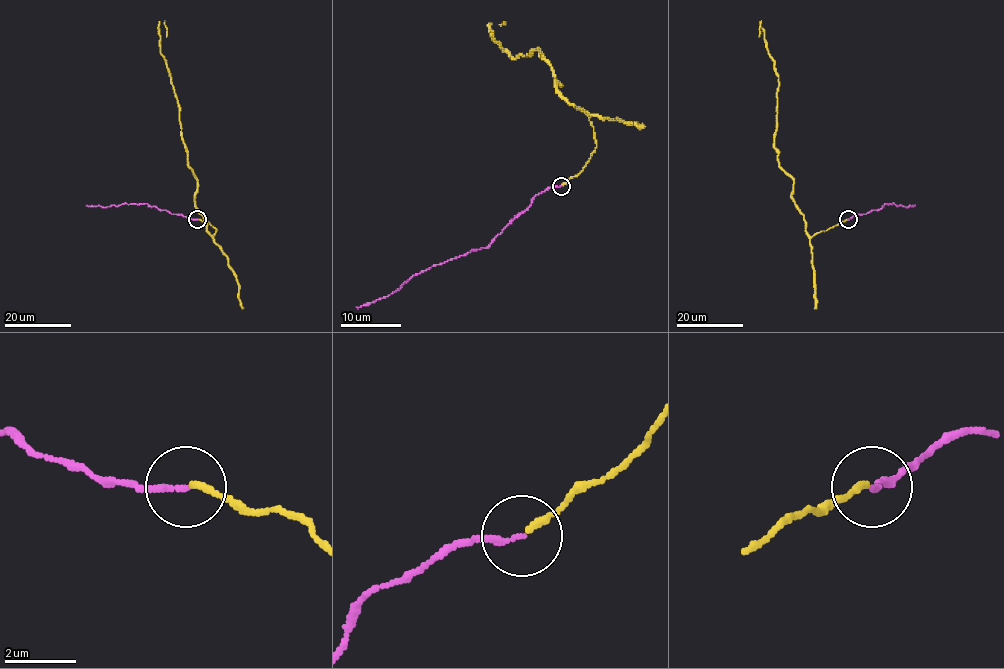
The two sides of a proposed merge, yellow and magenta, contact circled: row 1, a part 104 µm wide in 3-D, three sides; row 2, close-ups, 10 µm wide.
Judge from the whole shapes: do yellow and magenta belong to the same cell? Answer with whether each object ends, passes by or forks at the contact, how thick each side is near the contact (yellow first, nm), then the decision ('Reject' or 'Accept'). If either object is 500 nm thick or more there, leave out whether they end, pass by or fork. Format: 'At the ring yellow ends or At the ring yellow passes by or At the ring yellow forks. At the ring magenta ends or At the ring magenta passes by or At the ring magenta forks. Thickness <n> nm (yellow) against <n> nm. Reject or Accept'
At the ring yellow ends. At the ring magenta ends. Thickness 180 nm (yellow) against 160 nm. Accept

